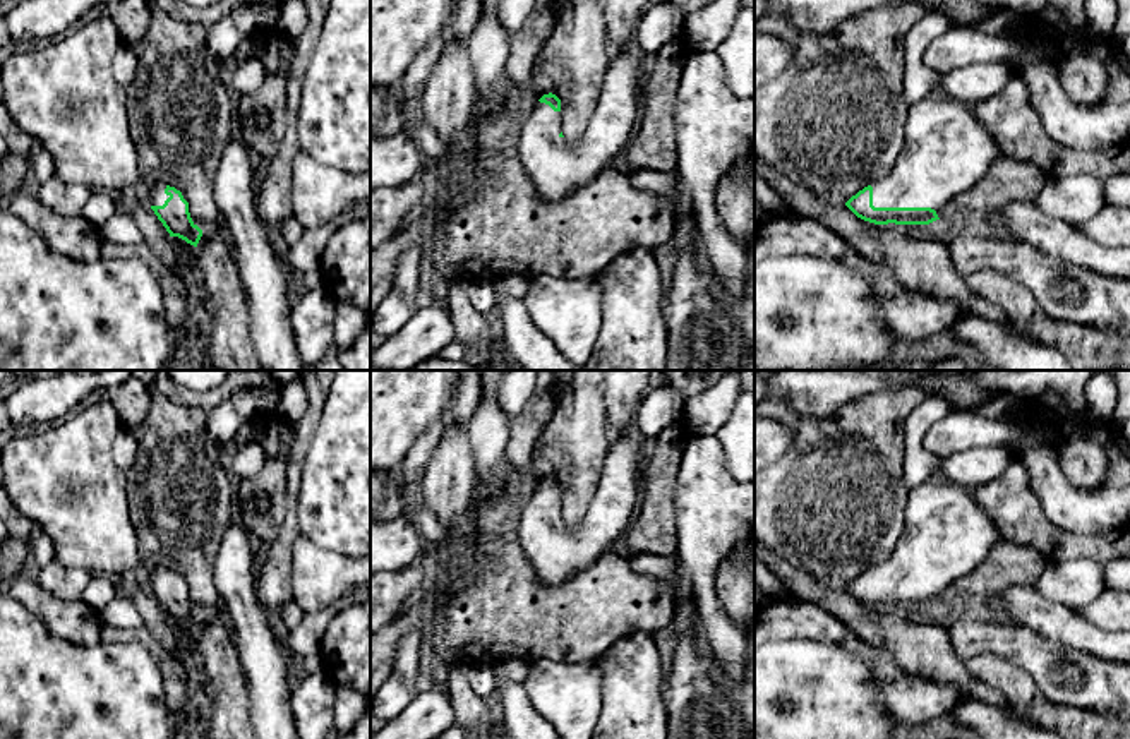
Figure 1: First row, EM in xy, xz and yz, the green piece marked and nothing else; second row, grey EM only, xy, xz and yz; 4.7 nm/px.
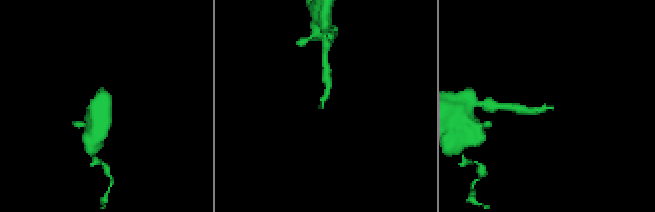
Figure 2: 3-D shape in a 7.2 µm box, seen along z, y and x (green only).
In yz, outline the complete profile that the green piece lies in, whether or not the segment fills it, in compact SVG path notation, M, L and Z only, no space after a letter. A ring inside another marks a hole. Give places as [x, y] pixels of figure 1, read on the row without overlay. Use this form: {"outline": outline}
{"outline": "M935 477L907 492L905 530L892 559L852 580L845 590L875 609L929 609L950 597L950 586L972 573L1000 540L974 490Z"}

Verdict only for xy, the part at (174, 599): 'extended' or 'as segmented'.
extended

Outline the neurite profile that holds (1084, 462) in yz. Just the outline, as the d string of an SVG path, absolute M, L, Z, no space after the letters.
M1089 415L1070 418L1061 442L1060 465L1068 480L1084 490L1097 489L1108 473L1106 449L1085 434Z

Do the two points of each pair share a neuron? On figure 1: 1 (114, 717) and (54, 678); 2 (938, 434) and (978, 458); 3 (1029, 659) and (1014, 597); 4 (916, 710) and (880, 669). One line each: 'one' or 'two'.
1: one
2: two
3: two
4: one

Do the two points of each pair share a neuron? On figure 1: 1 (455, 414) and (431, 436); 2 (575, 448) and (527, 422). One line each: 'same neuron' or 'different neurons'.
1: same neuron
2: different neurons

